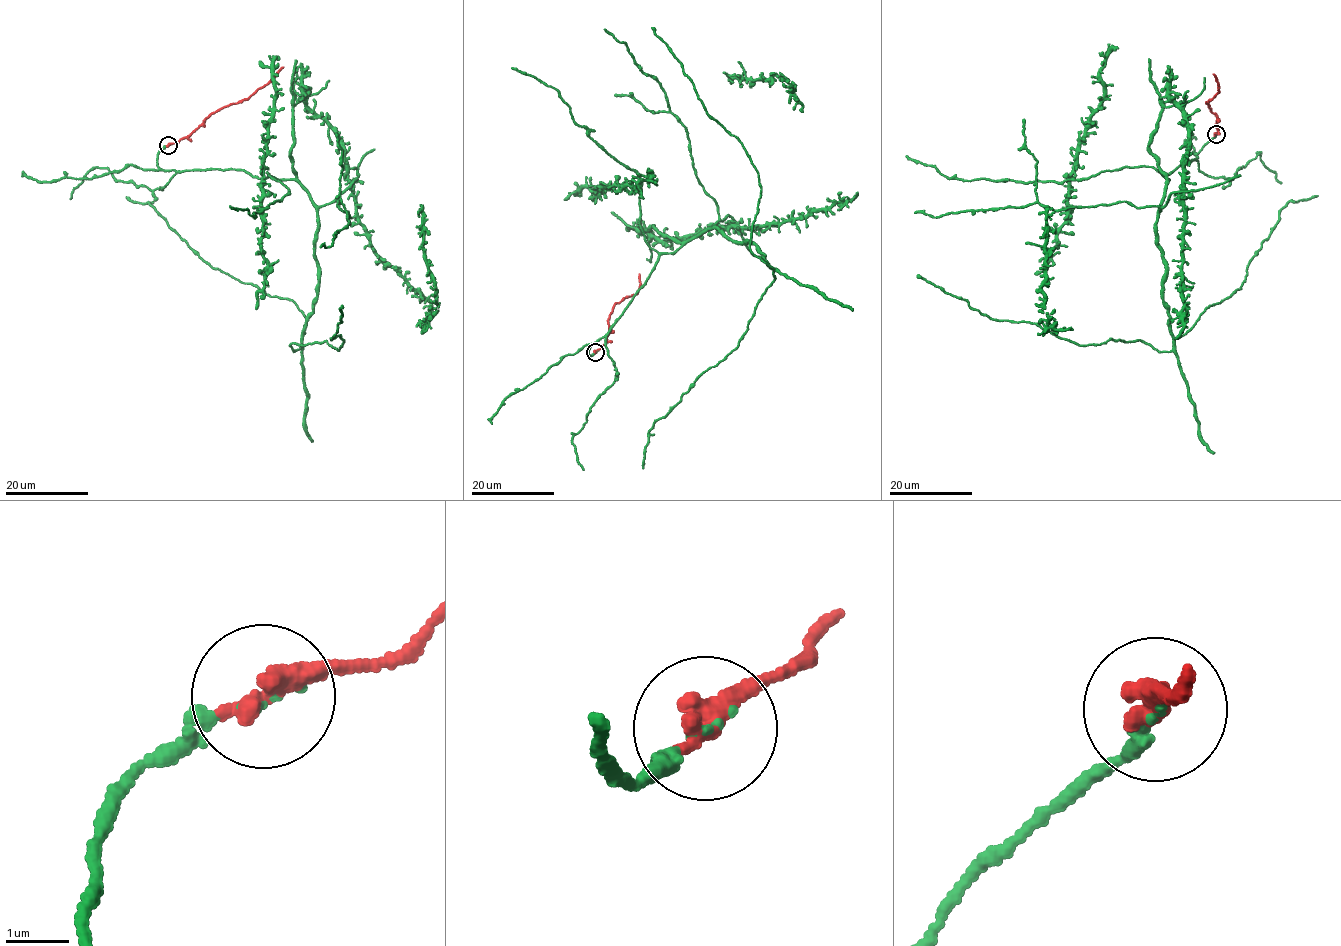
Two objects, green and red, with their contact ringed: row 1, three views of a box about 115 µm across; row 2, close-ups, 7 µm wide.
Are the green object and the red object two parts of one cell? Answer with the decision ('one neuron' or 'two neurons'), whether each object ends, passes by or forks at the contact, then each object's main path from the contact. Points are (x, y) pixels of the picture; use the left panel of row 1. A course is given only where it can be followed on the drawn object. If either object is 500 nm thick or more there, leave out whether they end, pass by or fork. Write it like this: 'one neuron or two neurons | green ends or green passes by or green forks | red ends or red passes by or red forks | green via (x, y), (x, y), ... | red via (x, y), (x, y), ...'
one neuron | green ends | red ends | green via (168, 145), (163, 170), (240, 169), (306, 191), (318, 296), (293, 351), (325, 341), (339, 351), (342, 305) | red via (168, 145), (193, 132), (208, 116), (248, 99), (283, 67)

